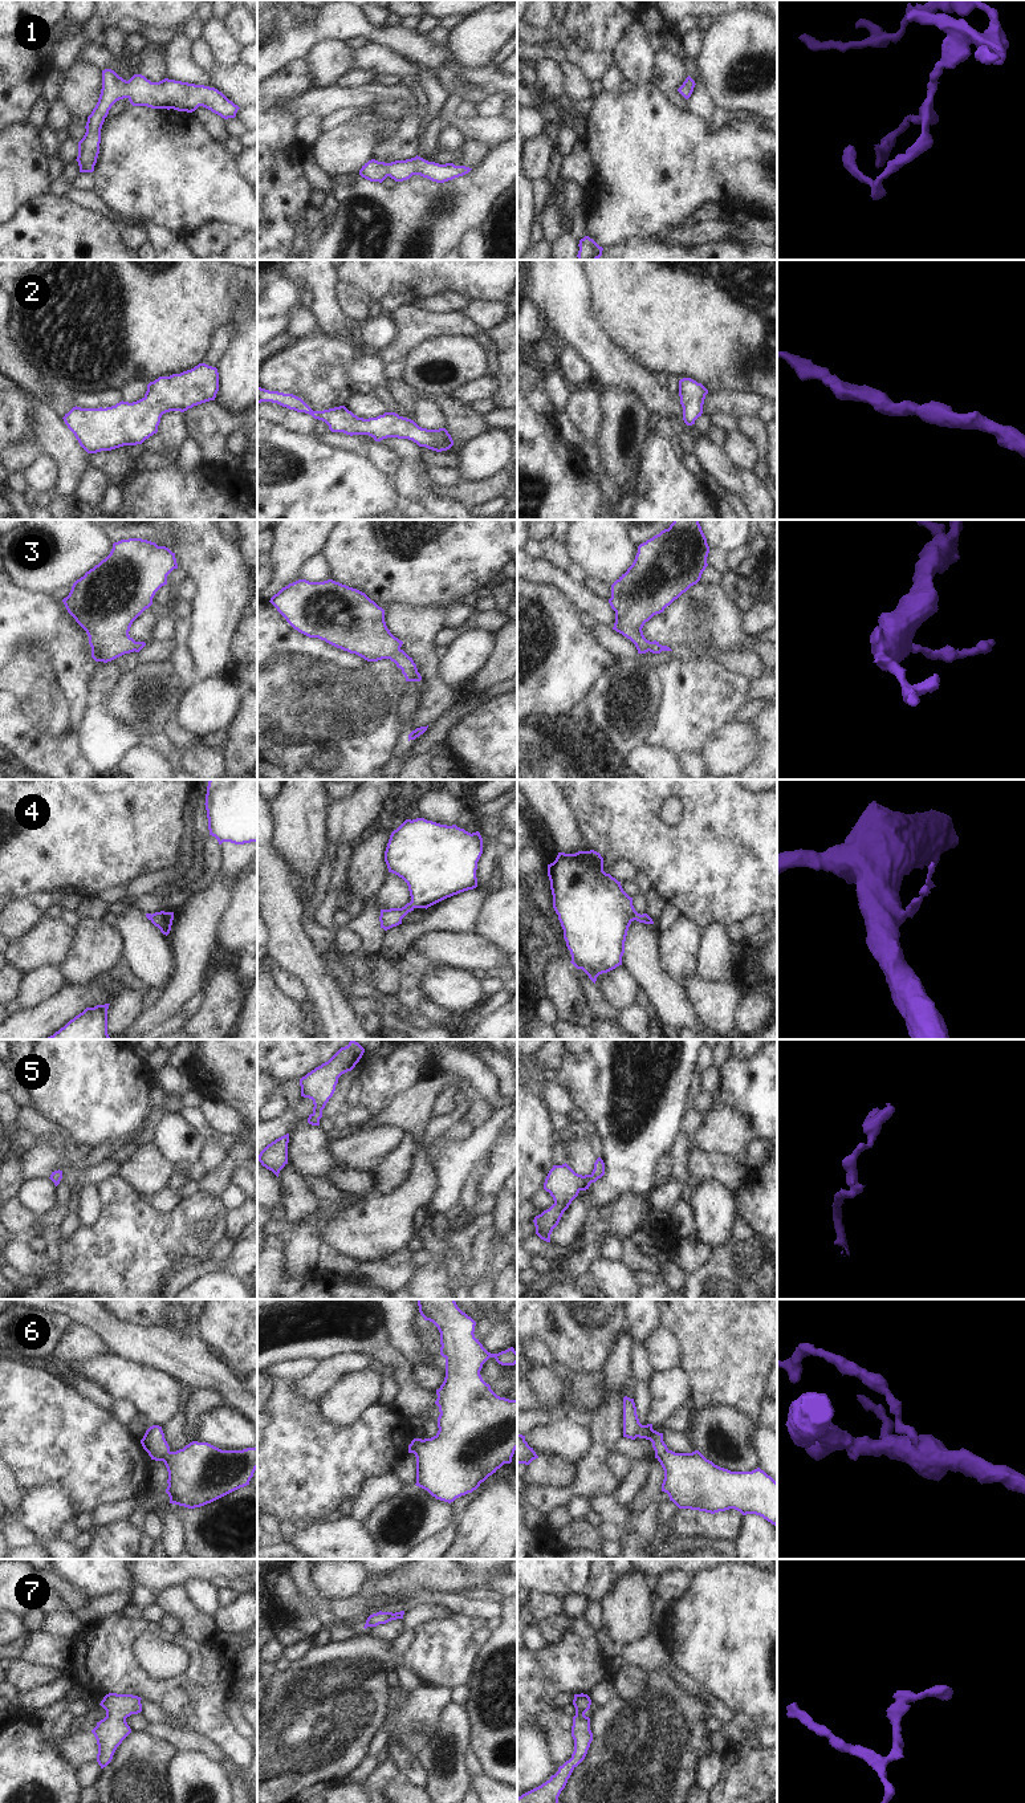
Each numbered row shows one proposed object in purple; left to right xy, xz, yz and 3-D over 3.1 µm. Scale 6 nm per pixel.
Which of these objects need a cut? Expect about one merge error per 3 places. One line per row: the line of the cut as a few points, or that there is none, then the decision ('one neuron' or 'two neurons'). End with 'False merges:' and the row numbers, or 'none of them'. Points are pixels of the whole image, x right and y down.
1: no cut; one neuron
2: no cut; one neuron
3: no cut; one neuron
4: no cut; one neuron
5: no cut; one neuron
6: no cut; one neuron
7: no cut; one neuron
False merges: none of them

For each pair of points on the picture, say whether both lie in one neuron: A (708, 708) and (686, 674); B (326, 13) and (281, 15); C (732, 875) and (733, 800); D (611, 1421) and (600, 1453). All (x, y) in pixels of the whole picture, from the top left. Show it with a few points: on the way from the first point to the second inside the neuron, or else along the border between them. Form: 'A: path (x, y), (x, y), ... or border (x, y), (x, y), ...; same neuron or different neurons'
A: path (700, 700), (686, 686), (686, 682); same neuron
B: path (316, 23), (292, 23); same neuron
C: path (732, 857), (732, 818); same neuron
D: path (606, 1429), (602, 1445); same neuron

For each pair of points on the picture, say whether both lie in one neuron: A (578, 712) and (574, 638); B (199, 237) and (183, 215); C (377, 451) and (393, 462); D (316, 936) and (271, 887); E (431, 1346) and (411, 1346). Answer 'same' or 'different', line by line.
A: different
B: different
C: same
D: different
E: different

